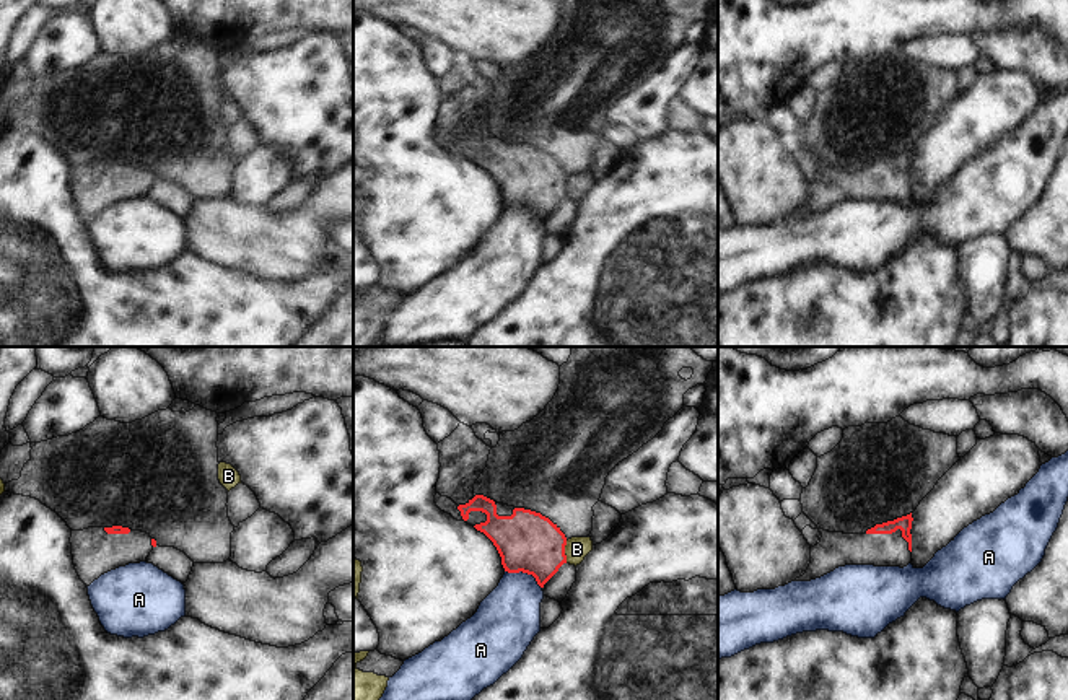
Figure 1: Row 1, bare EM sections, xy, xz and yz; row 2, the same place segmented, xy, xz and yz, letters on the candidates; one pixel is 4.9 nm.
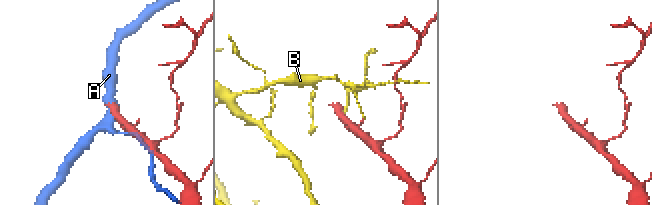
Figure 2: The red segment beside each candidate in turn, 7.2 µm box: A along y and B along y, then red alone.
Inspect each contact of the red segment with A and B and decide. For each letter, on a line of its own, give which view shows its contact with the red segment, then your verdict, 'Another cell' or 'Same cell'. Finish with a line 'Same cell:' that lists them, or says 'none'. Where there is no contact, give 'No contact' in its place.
A: Touches red in xz. Another cell
B: Touches red in xz. Another cell
Same cell: none.

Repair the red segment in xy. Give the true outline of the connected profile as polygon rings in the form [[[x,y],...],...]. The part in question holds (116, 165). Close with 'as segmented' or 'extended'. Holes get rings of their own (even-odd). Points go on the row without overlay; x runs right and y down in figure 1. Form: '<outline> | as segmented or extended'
[[[122,161],[72,166],[70,179],[75,205],[86,221],[111,205],[145,197],[156,182],[150,169]]] | extended

